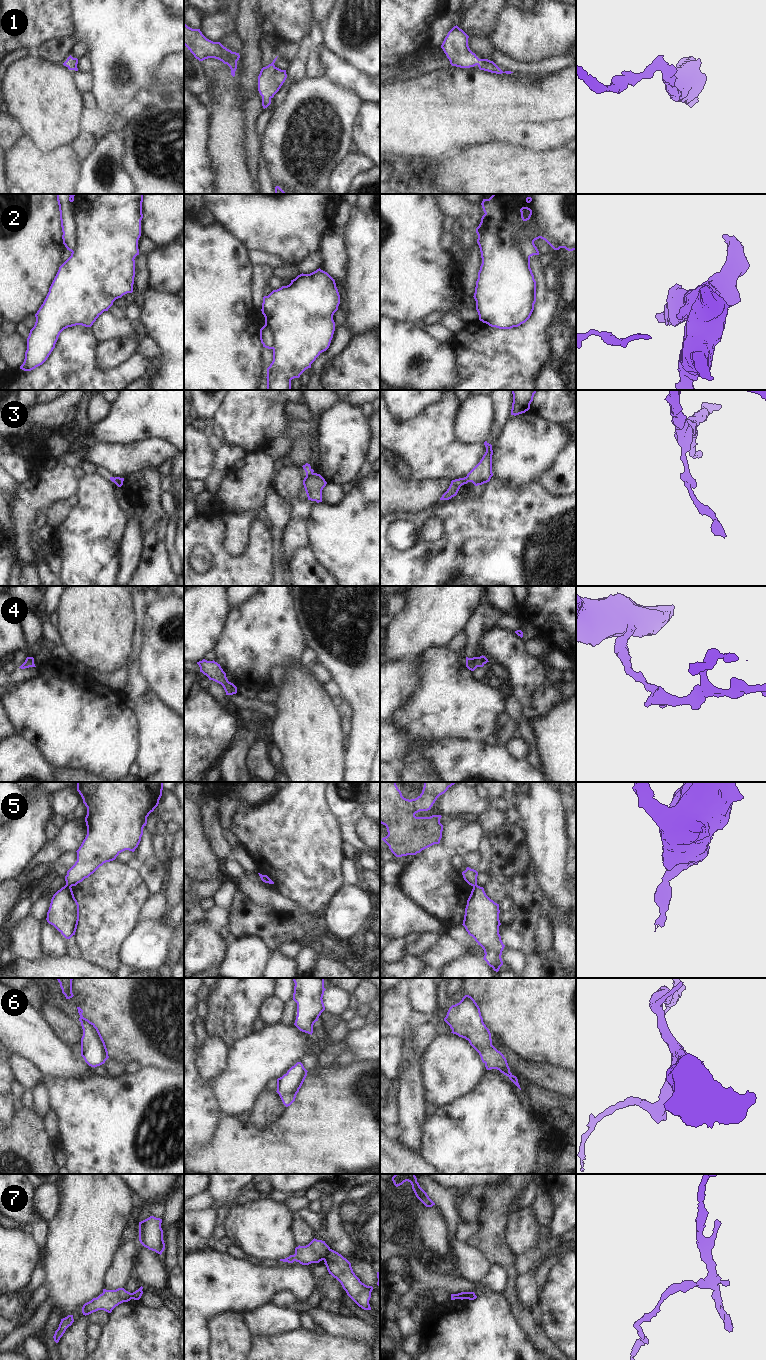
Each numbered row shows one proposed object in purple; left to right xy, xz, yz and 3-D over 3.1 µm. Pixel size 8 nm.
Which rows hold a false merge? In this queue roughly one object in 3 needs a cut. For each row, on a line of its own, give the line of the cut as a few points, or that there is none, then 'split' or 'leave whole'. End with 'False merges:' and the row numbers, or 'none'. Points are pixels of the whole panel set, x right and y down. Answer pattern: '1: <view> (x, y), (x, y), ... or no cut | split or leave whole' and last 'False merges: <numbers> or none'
1: no cut | leave whole
2: xy (71, 200), (75, 223), (73, 232), (75, 247), (72, 251) | split
3: xz (313, 473), (306, 476) | split
4: no cut | leave whole
5: xy (65, 885), (70, 887) | split
6: no cut | leave whole
7: xz (329, 1248), (323, 1259) | split
False merges: 2, 3, 5, 7

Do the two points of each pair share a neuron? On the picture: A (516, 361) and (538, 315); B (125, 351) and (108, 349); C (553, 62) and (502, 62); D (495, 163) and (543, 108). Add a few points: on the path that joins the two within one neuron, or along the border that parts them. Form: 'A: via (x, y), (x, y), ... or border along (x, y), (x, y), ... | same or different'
A: via (523, 350), (527, 346), (536, 326) | same
B: via (121, 351), (112, 351) | same
C: via (540, 67), (515, 66) | same
D: border along (488, 142), (506, 142), (524, 146), (534, 151) | different

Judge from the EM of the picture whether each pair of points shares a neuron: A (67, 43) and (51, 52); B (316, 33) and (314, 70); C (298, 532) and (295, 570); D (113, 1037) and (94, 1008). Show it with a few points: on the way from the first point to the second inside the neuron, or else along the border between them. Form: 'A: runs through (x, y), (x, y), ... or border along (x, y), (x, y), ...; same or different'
A: runs through (63, 45), (55, 51); same
B: runs through (315, 42), (314, 61); same
C: border along (307, 546), (298, 548), (288, 562); different
D: runs through (113, 1030), (113, 1027), (101, 1015); same

